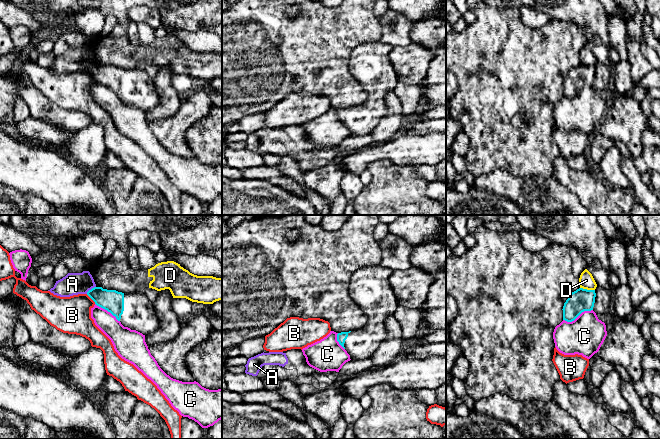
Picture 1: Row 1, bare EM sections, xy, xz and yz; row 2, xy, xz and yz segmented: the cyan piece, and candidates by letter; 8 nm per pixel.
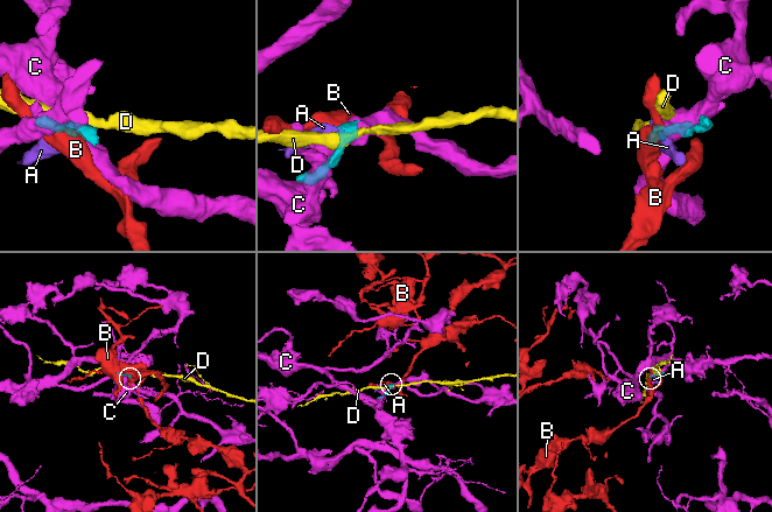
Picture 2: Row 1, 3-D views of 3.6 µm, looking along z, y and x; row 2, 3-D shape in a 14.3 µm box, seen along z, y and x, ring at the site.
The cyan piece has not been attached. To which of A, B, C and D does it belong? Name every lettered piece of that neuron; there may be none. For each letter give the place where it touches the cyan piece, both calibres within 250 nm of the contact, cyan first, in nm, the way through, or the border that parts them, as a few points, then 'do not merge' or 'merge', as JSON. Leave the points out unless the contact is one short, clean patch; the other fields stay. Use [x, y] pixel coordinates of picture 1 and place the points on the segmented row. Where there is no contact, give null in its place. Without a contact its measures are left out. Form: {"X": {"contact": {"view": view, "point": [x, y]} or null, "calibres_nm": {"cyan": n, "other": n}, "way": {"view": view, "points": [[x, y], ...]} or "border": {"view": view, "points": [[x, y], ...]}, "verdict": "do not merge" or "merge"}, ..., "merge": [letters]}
{"A": {"contact": {"view": "xy", "point": [91, 289]}, "calibres_nm": {"cyan": 180, "other": 180}, "border": {"view": "xy", "points": [[95, 286], [86, 293]]}, "verdict": "do not merge"}, "B": {"contact": {"view": "xy", "point": [91, 298]}, "calibres_nm": {"cyan": 180, "other": 300}, "border": {"view": "xy", "points": [[86, 294], [95, 303]]}, "verdict": "do not merge"}, "C": {"contact": {"view": "yz", "point": [577, 316]}, "calibres_nm": {"cyan": 180, "other": 300}, "verdict": "do not merge"}, "D": {"contact": {"view": "yz", "point": [586, 289]}, "calibres_nm": {"cyan": 180, "other": 120}, "border": {"view": "yz", "points": [[580, 287], [594, 290]]}, "verdict": "do not merge"}, "merge": []}

